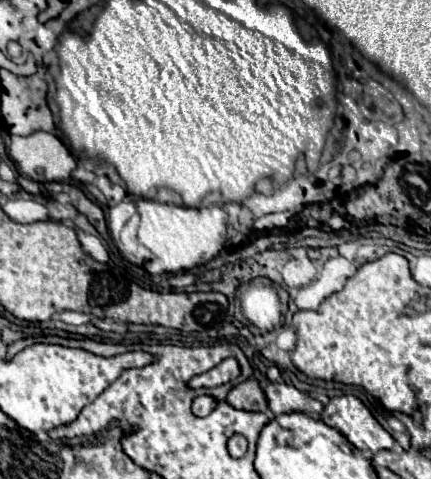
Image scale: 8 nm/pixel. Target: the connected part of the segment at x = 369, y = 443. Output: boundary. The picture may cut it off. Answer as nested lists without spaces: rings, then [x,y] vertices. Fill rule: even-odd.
[[[342,395],[330,399],[324,407],[322,421],[338,429],[356,449],[378,453],[382,449],[394,449],[394,437],[372,417],[368,407],[354,395]]]

